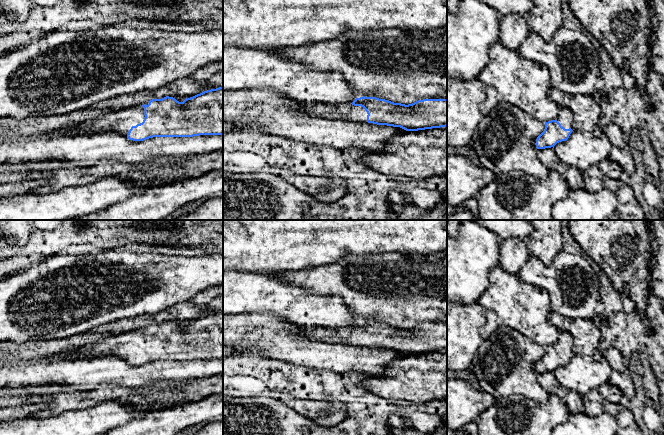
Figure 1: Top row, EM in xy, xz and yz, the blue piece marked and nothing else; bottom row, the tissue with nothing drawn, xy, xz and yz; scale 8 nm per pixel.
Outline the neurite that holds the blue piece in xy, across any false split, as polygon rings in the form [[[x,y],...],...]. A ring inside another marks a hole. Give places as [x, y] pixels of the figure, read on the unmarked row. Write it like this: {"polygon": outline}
{"polygon": [[[223,311],[204,315],[186,322],[183,326],[169,320],[152,323],[142,330],[106,337],[94,344],[81,347],[78,352],[60,354],[56,359],[88,359],[108,355],[116,355],[133,365],[153,361],[223,359]]]}

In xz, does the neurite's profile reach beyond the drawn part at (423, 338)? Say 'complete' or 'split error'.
split error

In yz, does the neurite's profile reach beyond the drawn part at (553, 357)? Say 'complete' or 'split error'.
split error

